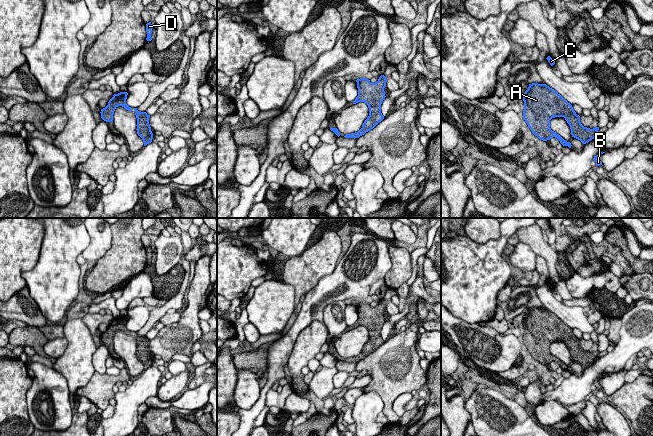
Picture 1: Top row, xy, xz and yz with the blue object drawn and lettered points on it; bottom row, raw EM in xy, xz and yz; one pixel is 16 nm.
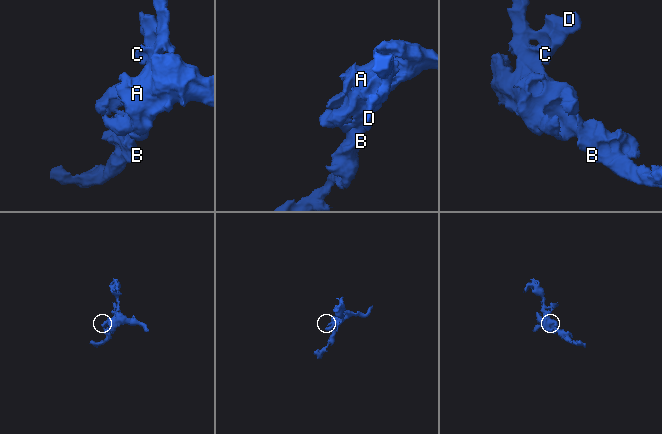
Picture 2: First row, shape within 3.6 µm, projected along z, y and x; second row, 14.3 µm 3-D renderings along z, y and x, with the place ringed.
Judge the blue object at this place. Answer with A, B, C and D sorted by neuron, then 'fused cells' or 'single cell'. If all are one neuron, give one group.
A C D / B | fused cells

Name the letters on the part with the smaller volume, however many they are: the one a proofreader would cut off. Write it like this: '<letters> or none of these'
B

